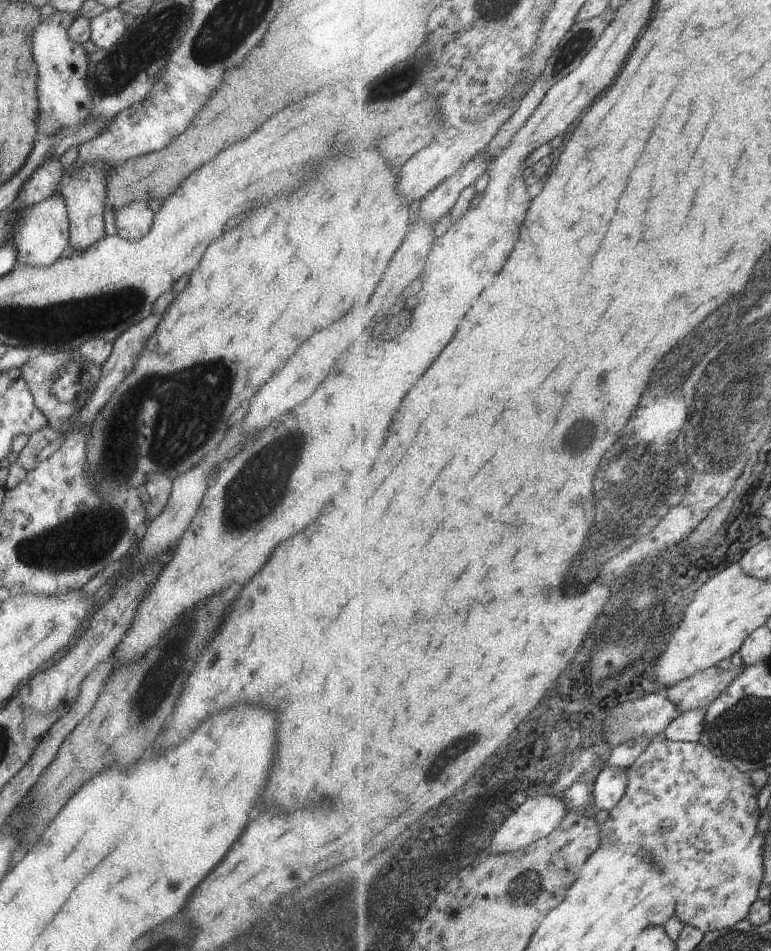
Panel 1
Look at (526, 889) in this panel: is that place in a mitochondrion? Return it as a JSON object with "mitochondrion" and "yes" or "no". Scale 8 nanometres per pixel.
{"mitochondrion":"yes"}

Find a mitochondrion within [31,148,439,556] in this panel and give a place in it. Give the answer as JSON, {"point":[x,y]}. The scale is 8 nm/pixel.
{"point":[169,410]}

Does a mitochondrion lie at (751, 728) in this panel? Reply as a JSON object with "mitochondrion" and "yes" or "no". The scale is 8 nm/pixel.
{"mitochondrion":"yes"}

